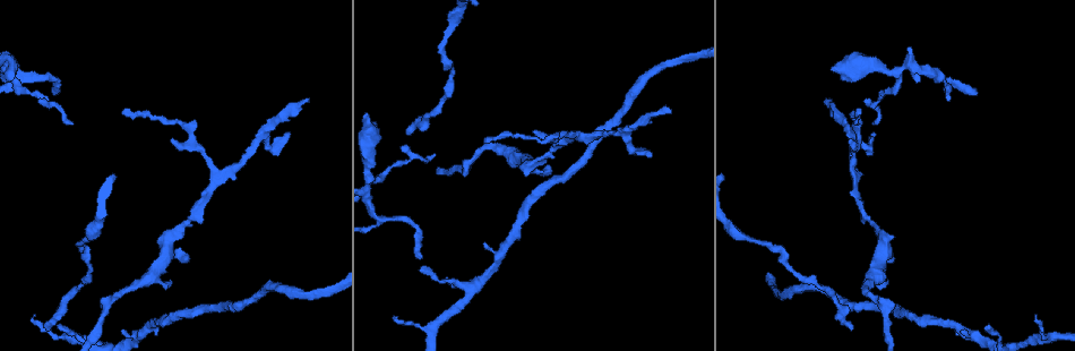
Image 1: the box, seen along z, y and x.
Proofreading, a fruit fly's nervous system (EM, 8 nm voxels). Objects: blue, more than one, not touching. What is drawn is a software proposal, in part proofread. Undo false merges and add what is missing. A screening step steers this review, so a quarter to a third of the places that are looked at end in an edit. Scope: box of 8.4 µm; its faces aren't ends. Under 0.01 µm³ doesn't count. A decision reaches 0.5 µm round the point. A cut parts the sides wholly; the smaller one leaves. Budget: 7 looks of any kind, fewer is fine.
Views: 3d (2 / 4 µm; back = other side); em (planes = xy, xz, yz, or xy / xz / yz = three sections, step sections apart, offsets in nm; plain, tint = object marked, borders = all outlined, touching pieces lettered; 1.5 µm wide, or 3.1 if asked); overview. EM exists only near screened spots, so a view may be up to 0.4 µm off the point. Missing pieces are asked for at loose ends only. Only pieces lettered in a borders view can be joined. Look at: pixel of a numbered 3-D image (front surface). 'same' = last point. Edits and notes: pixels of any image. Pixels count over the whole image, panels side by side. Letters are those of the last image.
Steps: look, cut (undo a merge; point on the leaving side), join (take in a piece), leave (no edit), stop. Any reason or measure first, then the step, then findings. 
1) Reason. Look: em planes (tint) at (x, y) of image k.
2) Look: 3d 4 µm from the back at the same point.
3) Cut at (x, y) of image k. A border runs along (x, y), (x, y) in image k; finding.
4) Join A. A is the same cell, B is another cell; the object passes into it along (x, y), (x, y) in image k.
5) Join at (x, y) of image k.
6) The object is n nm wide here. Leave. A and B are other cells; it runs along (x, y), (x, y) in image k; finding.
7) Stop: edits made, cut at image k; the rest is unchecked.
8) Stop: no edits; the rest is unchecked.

Tapers out. Look: 3d 2 µm at (58, 89) of image 1.

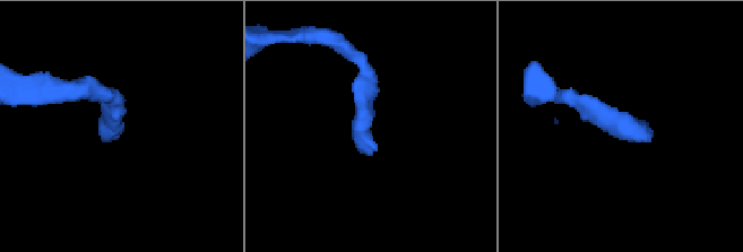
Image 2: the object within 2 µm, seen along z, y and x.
Now the EM. Look: em xy step 8 (borders) at (642, 121) of image 2.

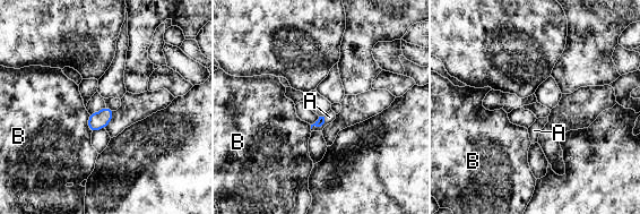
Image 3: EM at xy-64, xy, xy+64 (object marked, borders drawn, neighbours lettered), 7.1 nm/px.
Look: em planes (borders) at the same point.

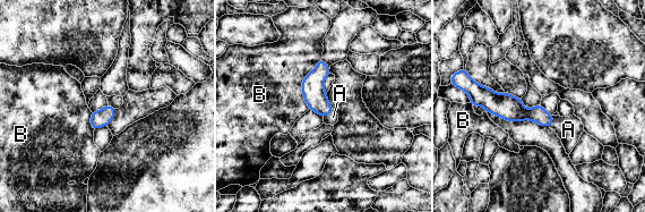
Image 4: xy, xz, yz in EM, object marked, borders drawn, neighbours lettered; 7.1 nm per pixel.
The object is 120 nm wide here. Join A. A is the same cell, B is another cell; the object passes into it along (538, 113), (552, 121), (568, 129) in image 4; the cell continues.

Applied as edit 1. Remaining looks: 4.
Look: overview.

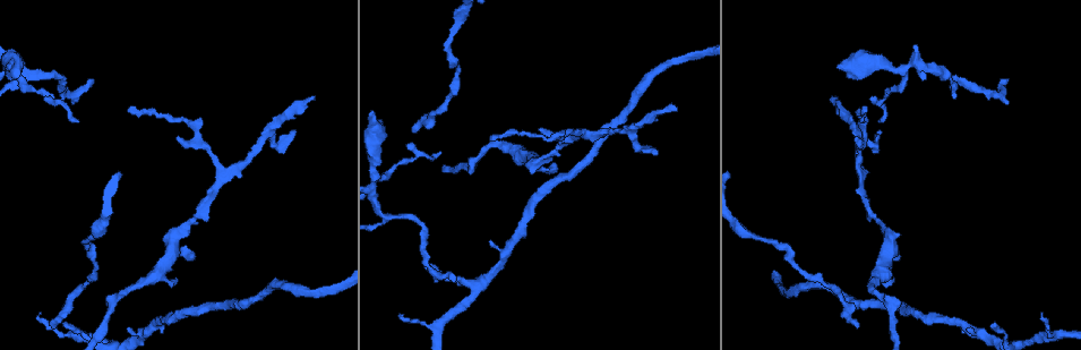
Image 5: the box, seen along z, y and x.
Tapers out. Look: em yz step 4 (borders) at (674, 109) of image 5.

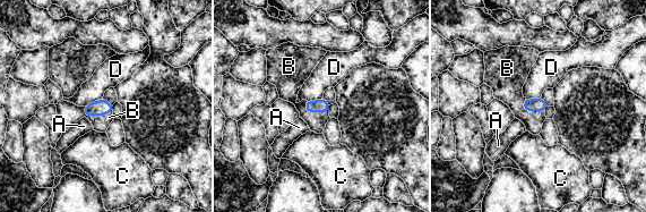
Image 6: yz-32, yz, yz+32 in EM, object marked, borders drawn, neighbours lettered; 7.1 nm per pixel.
Another direction. Look: em planes (borders) at the same point.

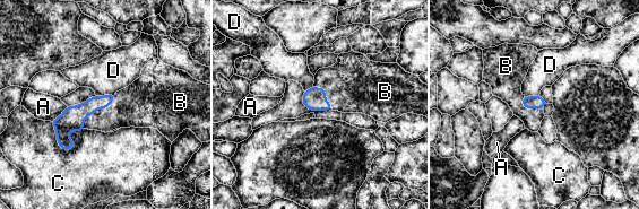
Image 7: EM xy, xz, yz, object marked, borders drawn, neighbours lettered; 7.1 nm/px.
The longest contact is with B, 340 nm. Join B. B is the same cell, A, C and D are other cells; the object passes into it along (72, 119), (98, 107), (134, 106) in image 7; the cell continues.

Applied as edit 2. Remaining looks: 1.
Stop: edits made, join at image 4, join at image 7; the rest is unchecked.

